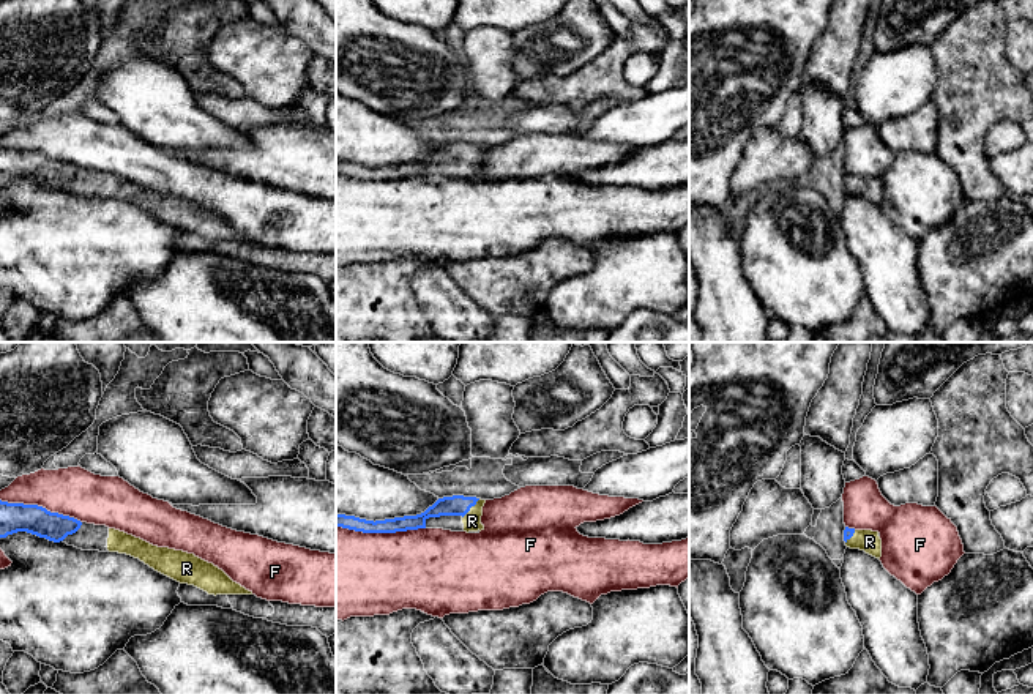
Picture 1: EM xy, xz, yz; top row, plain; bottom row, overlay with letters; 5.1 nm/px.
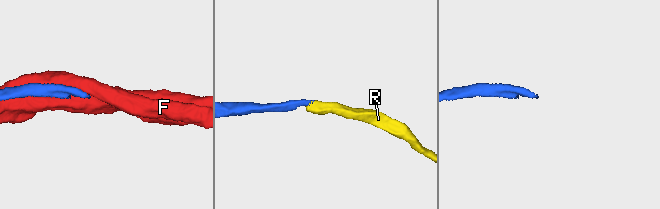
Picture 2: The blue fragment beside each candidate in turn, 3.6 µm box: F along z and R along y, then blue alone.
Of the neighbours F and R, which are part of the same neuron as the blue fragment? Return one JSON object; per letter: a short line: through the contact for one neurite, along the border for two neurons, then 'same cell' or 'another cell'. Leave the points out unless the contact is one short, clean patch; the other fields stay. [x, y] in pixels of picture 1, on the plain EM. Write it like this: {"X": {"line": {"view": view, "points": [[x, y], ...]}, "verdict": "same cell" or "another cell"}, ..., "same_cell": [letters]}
{"F": {"verdict": "another cell"}, "R": {"line": {"view": "xz", "points": [[458, 152], [470, 153], [472, 167]]}, "verdict": "same cell"}, "same_cell": ["R"]}

